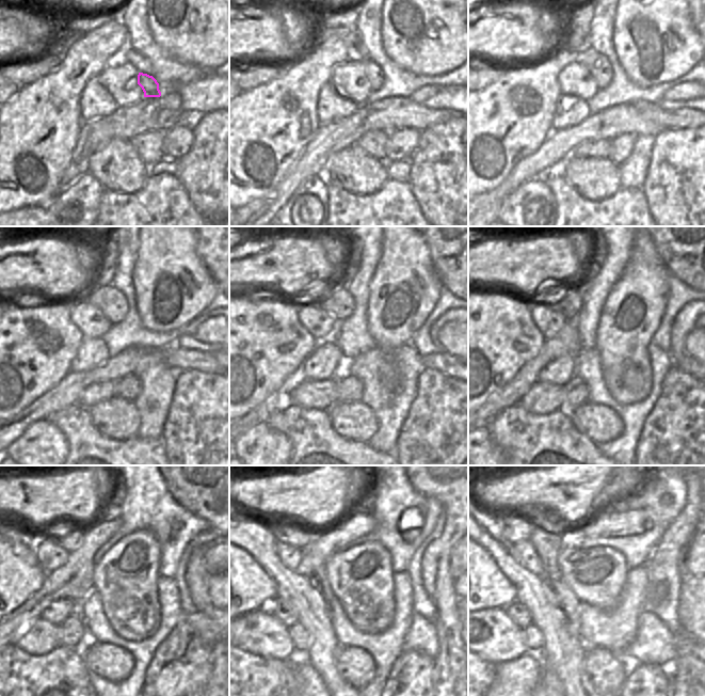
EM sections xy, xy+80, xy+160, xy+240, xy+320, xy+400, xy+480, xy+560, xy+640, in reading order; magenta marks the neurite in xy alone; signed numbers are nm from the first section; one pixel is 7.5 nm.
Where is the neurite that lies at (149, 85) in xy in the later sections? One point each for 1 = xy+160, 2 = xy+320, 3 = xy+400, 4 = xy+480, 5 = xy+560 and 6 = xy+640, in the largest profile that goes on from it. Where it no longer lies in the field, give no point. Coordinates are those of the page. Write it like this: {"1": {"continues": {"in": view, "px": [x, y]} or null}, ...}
{"1": {"continues": {"in": "xy+160", "px": [599, 67]}}, "2": {"continues": {"in": "xy+320", "px": [339, 303]}}, "3": {"continues": {"in": "xy+400", "px": [569, 304]}}, "4": {"continues": {"in": "xy+480", "px": [69, 540]}}, "5": {"continues": {"in": "xy+560", "px": [283, 532]}}, "6": {"continues": {"in": "xy+640", "px": [513, 526]}}}

